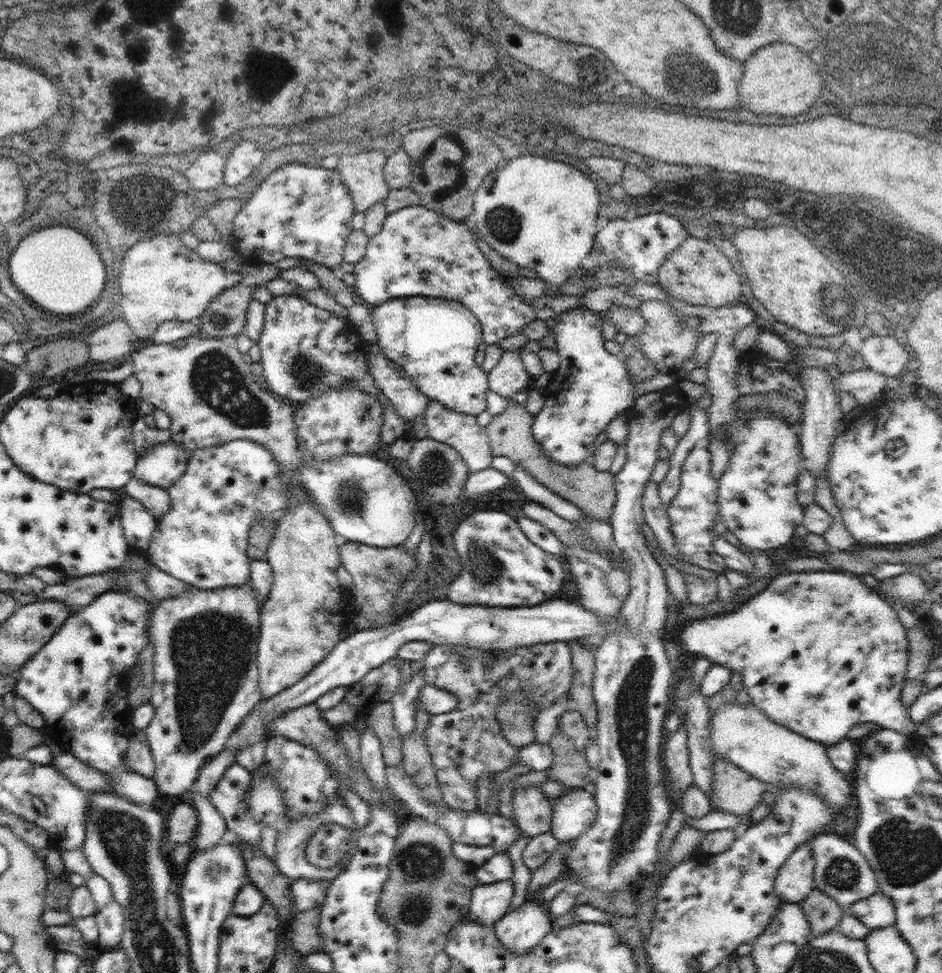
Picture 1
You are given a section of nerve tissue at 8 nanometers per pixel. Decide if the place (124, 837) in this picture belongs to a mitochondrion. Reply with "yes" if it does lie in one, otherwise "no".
yes

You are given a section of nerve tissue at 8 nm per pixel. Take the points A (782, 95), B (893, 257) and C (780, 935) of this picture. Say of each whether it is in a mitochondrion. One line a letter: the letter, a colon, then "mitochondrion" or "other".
A: other
B: other
C: other

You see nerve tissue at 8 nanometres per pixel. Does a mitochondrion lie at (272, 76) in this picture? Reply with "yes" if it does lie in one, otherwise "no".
yes

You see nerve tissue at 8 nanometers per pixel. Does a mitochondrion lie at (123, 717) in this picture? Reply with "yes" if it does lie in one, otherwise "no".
no

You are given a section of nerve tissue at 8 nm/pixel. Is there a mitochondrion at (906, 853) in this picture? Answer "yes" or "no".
yes

